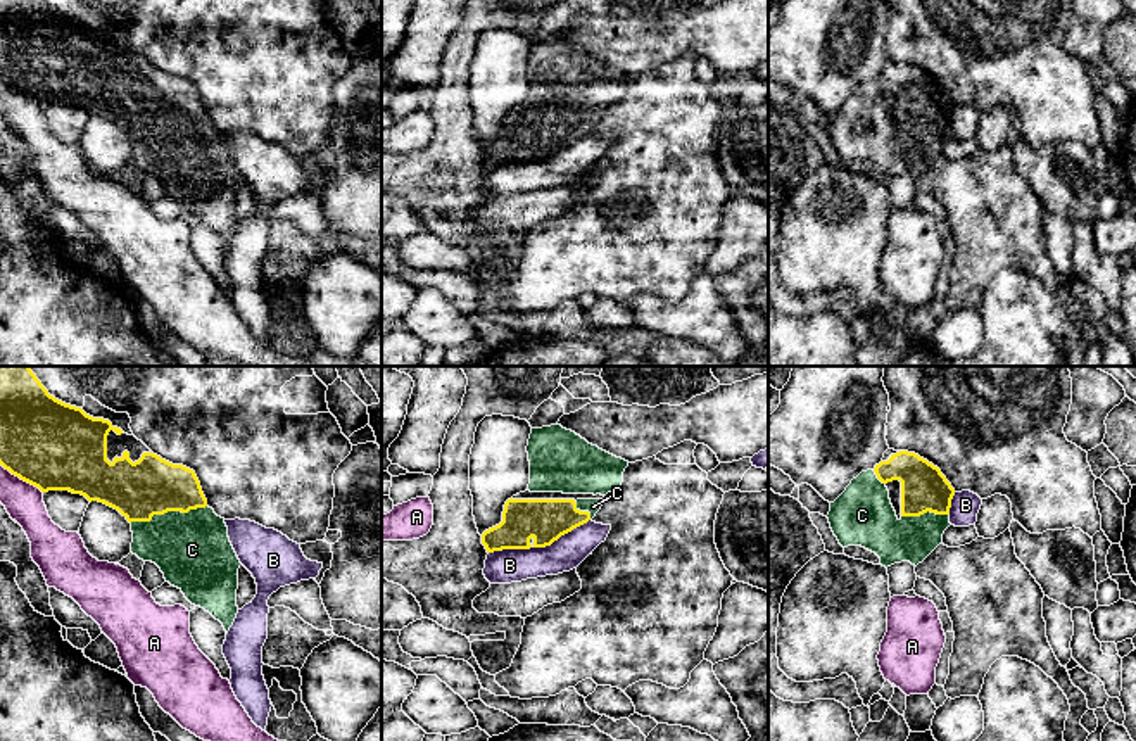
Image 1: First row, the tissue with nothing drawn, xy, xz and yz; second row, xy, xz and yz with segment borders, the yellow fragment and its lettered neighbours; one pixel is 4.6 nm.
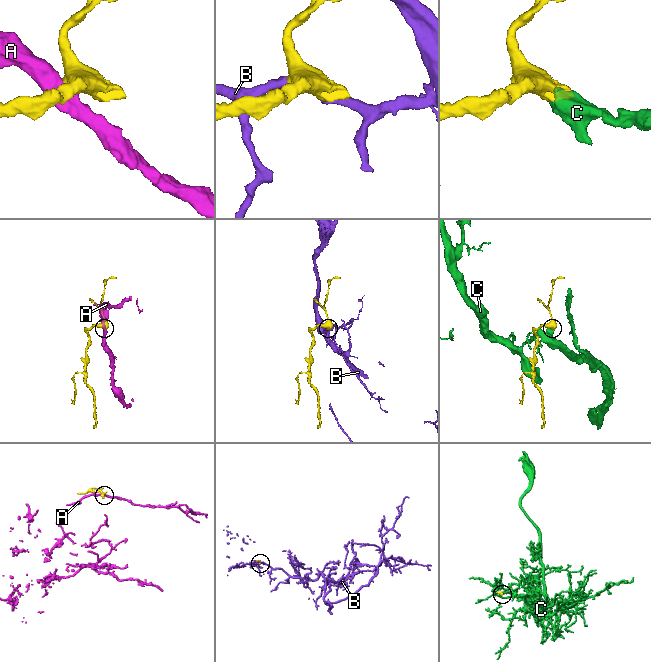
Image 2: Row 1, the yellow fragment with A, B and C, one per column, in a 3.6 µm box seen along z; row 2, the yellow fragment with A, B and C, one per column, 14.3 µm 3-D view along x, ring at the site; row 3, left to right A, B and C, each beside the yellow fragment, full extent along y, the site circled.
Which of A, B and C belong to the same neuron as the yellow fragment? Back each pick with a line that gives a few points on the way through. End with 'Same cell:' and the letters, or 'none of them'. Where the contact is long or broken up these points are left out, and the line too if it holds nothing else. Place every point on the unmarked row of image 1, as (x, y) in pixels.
Same cell: C

